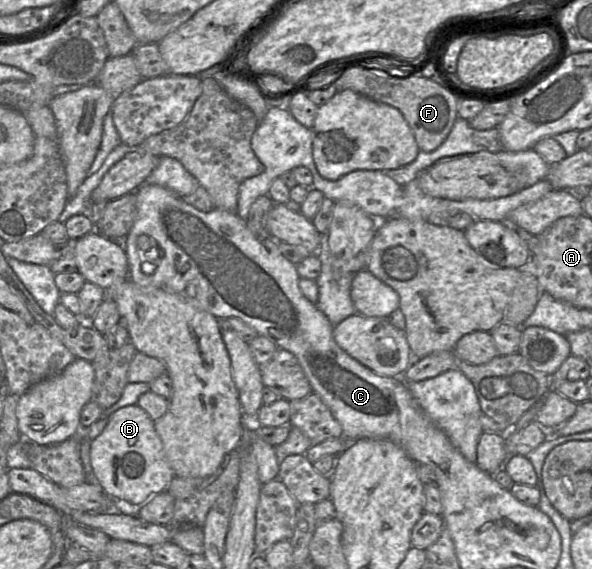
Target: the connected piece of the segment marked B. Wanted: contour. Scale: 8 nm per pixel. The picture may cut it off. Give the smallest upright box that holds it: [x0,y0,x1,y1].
[90,404,175,505]

